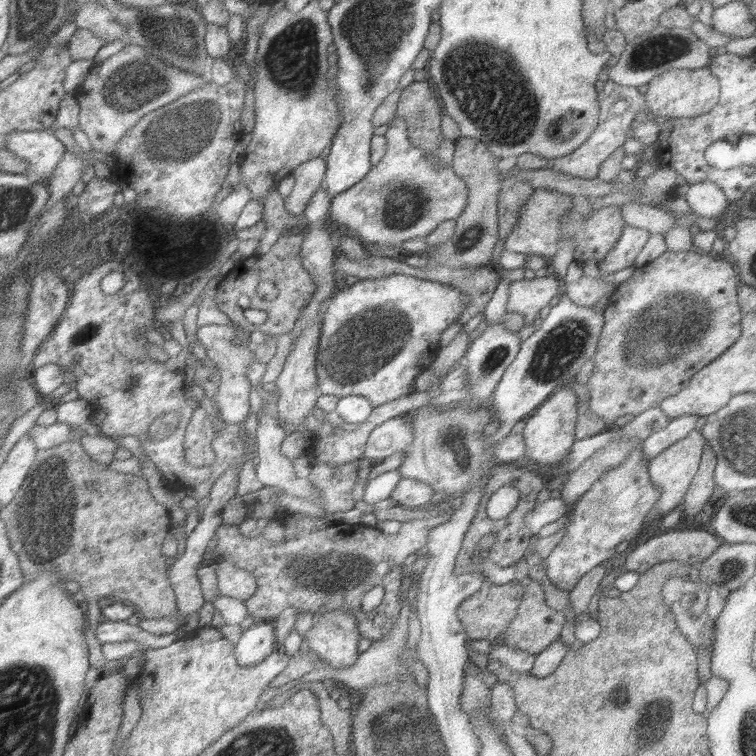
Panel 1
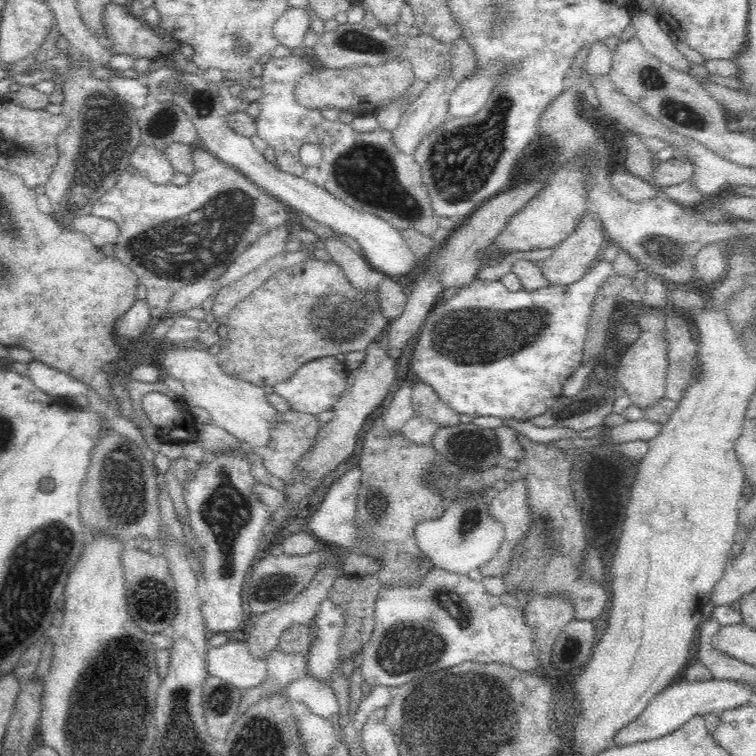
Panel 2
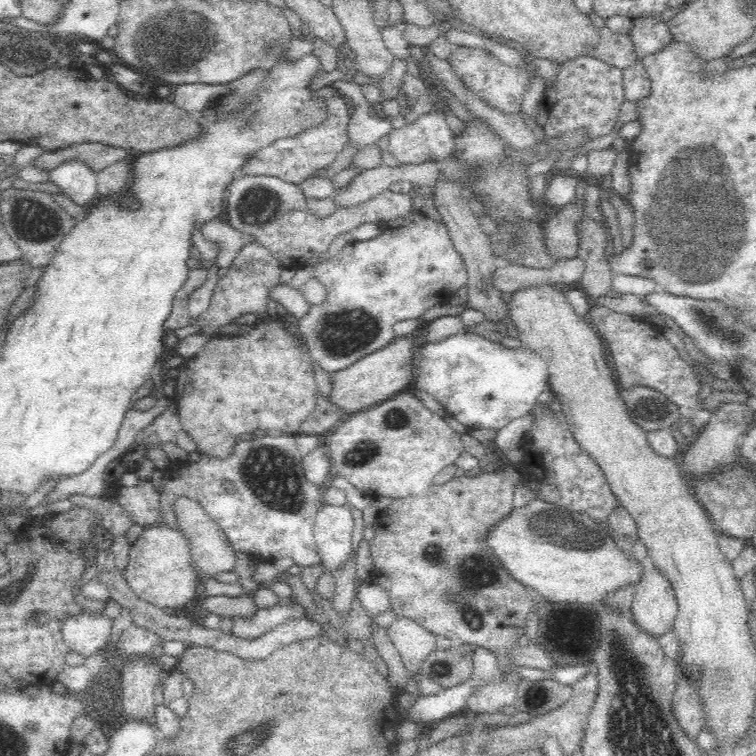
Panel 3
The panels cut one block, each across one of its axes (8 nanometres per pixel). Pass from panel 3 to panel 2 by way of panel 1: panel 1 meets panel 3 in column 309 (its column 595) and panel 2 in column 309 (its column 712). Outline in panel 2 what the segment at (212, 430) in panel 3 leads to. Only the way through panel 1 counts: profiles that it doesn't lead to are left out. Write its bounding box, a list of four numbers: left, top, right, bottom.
[216,256,388,388]

